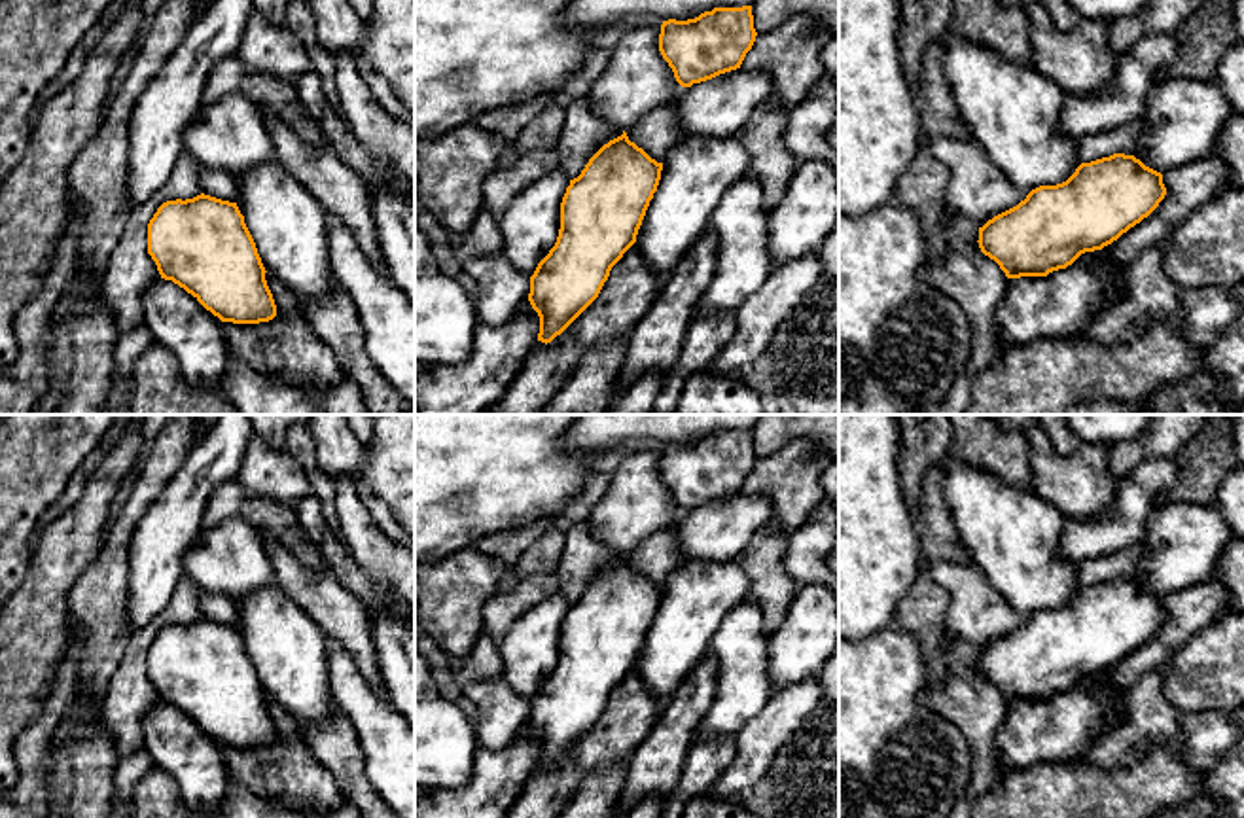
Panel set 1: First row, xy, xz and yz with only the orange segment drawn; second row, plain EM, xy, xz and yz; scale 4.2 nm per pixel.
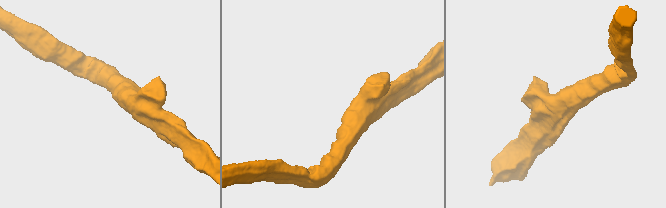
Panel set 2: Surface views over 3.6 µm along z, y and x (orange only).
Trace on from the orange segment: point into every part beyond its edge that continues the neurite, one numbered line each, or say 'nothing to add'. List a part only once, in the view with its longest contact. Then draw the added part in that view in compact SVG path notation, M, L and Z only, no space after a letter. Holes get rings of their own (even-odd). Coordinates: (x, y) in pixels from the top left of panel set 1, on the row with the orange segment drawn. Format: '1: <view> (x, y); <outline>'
nothing to add

